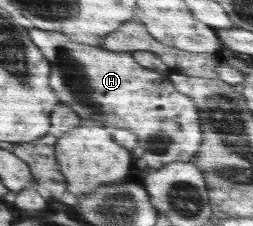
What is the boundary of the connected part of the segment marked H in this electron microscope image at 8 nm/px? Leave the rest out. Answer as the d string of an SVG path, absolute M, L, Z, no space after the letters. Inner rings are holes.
M28 29L32 43L46 53L46 59L50 61L50 85L56 91L56 97L66 103L76 115L90 121L102 121L108 127L118 129L130 129L138 135L140 149L144 149L142 159L148 167L159 170L172 162L185 162L198 151L200 147L200 117L196 111L196 105L192 105L192 99L186 95L180 95L166 73L156 73L146 67L140 67L130 53L114 53L98 47L80 45L66 35L54 33L54 31L40 31L40 29Z

